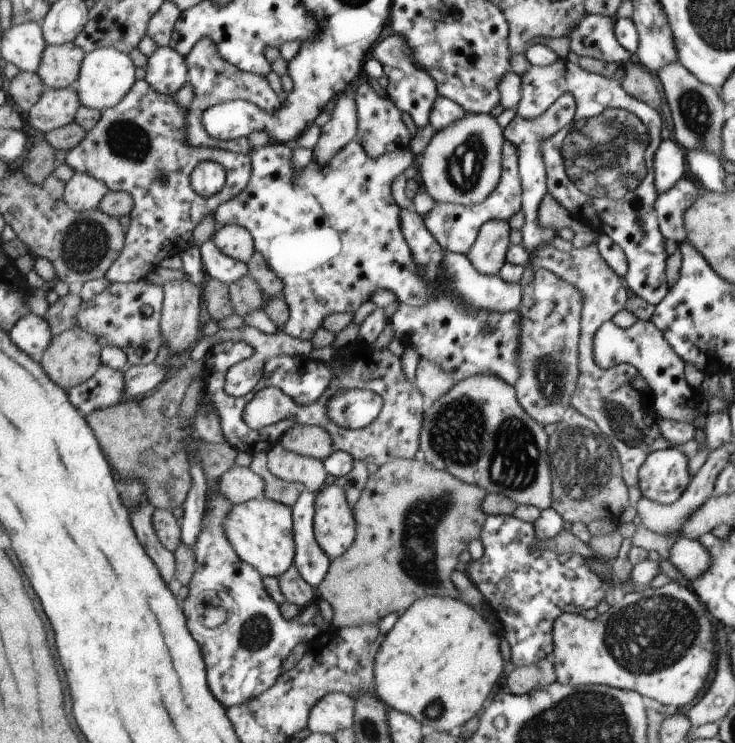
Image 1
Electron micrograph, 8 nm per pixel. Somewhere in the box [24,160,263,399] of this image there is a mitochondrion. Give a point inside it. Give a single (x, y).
(85, 241)

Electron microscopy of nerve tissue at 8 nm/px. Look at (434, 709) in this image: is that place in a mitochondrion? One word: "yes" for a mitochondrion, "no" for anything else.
yes

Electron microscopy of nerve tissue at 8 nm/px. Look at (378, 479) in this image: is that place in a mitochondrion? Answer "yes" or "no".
no

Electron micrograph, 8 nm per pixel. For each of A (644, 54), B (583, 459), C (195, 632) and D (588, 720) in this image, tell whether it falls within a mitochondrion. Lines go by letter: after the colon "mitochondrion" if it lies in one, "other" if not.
A: other
B: mitochondrion
C: other
D: mitochondrion

